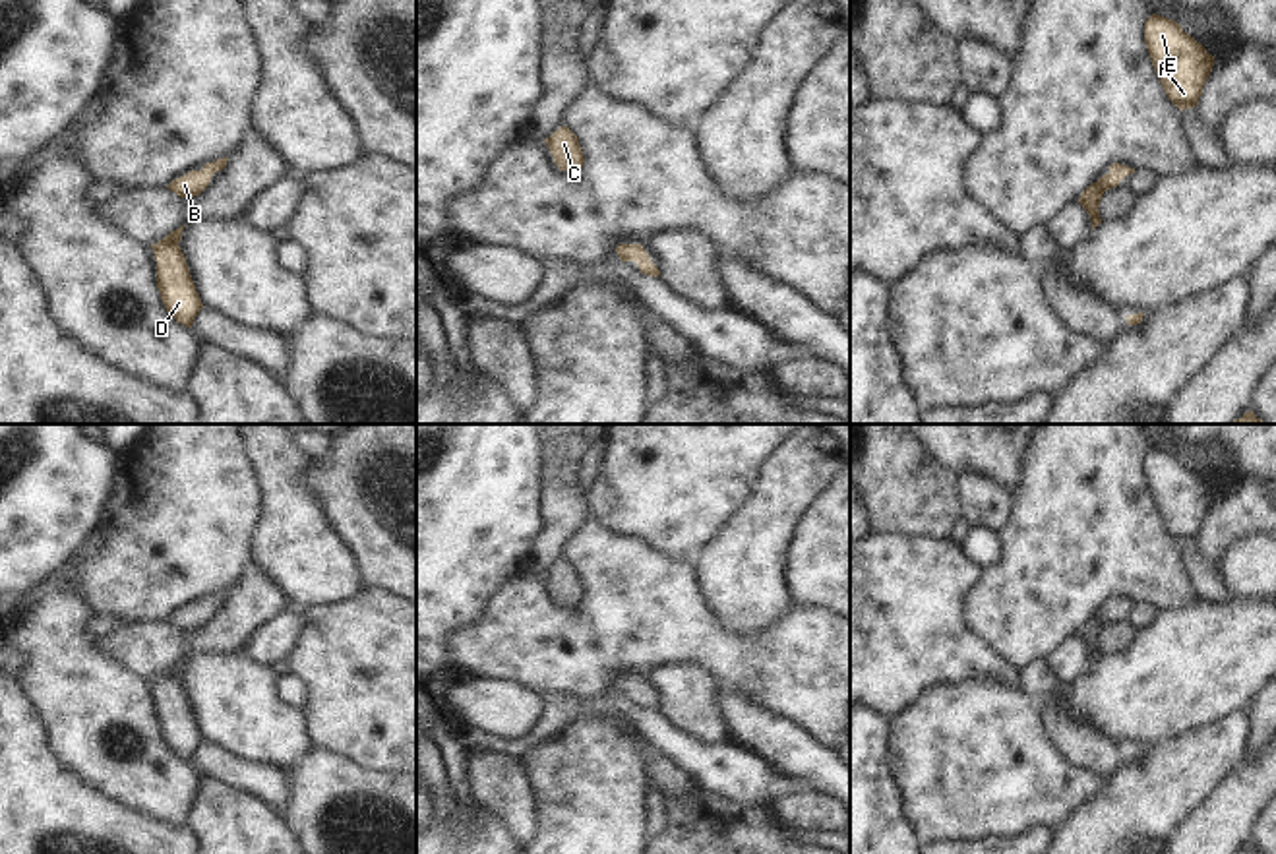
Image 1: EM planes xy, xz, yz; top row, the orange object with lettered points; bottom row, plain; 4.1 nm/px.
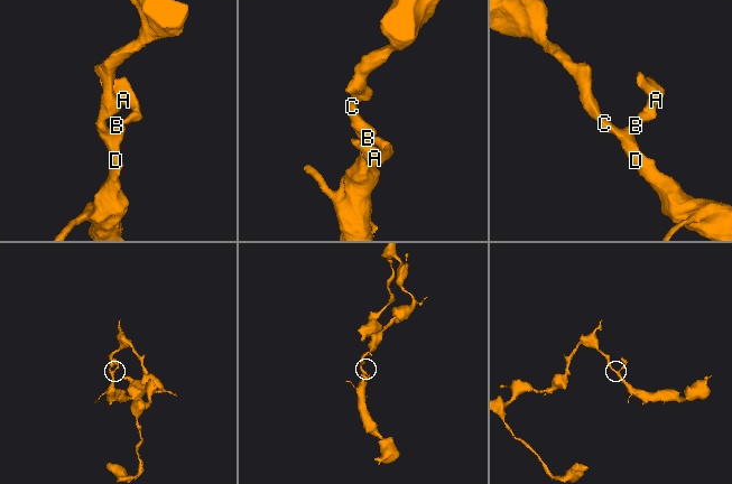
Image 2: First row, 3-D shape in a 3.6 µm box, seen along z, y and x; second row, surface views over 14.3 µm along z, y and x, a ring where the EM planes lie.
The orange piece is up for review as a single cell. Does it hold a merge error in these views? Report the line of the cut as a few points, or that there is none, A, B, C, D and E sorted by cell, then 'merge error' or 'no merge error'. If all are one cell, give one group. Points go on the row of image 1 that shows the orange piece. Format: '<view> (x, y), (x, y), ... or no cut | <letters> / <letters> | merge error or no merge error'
no cut | A B C D E | no merge error

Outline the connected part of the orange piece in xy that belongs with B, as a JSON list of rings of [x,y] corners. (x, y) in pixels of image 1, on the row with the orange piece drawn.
[[[228,157],[203,165],[201,170],[190,170],[188,174],[172,180],[167,188],[180,198],[199,196],[211,182],[211,176],[227,167]]]

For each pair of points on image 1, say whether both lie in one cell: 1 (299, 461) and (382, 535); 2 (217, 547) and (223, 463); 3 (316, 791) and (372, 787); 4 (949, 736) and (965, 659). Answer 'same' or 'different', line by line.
1: different
2: same
3: same
4: different

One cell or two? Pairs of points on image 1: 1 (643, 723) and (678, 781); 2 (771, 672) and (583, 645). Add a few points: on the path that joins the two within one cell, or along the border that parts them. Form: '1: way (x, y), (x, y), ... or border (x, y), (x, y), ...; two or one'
1: border (632, 723), (696, 785); two
2: way (725, 653), (707, 641), (630, 640); one

